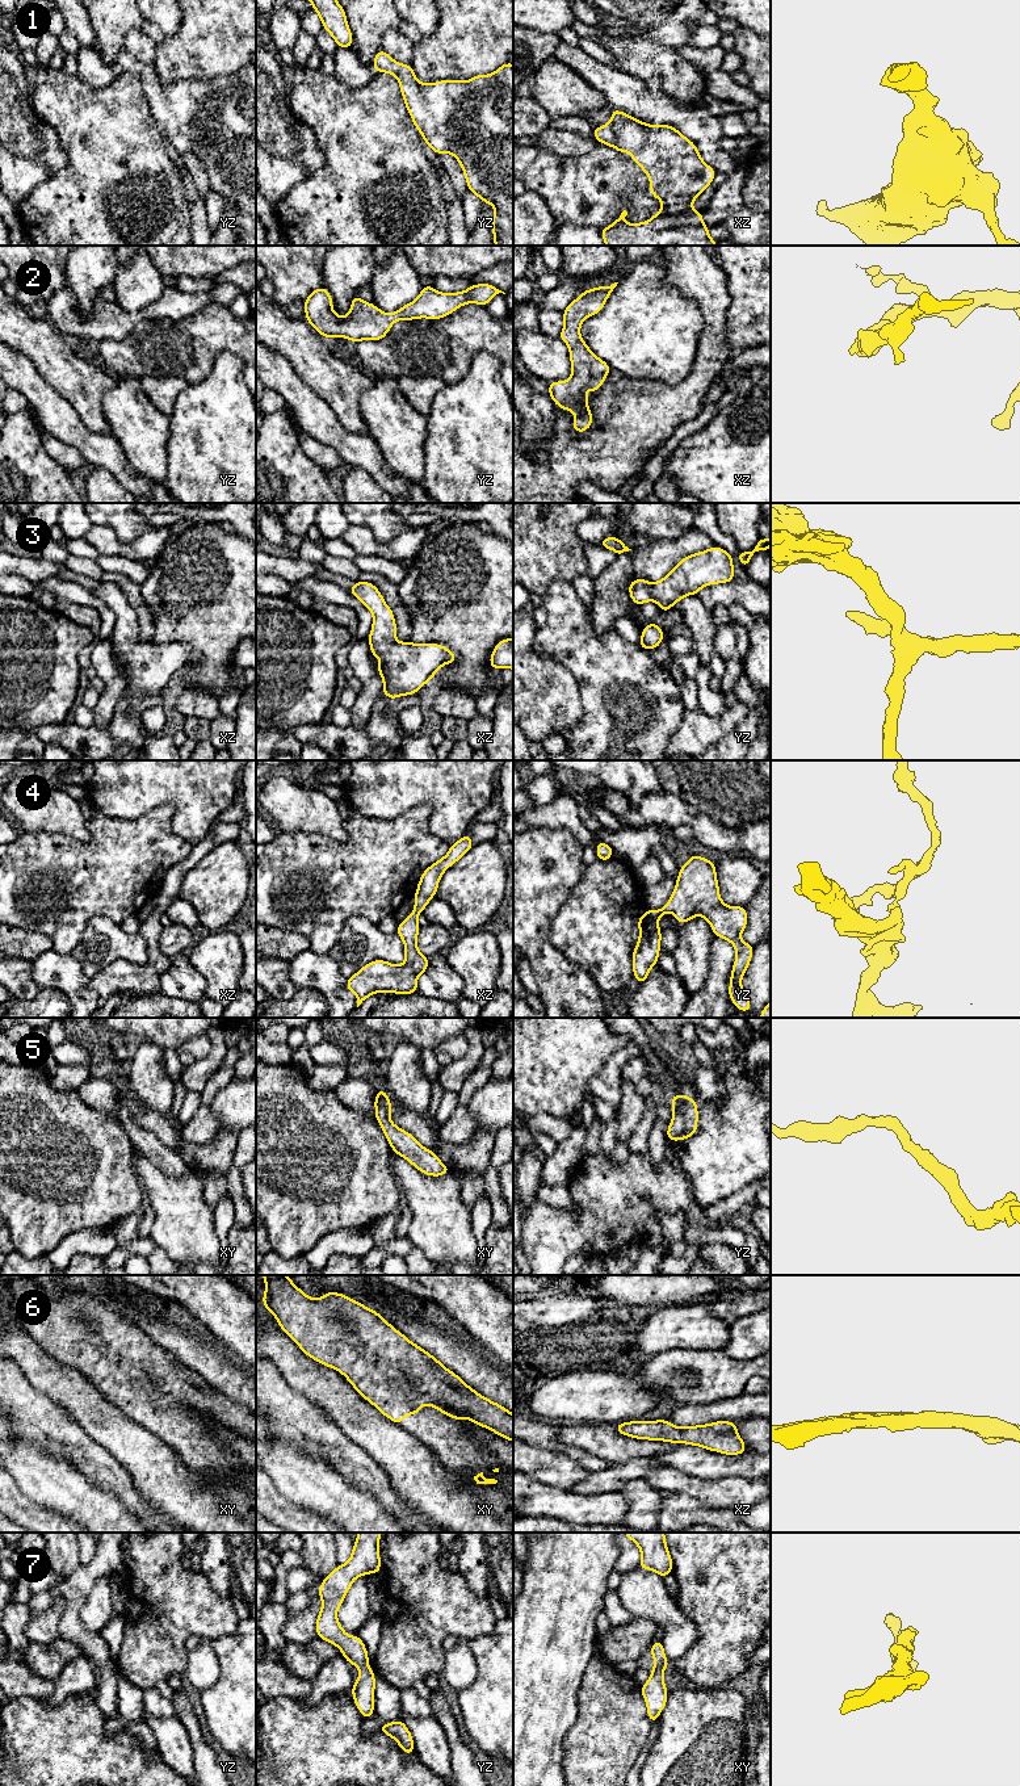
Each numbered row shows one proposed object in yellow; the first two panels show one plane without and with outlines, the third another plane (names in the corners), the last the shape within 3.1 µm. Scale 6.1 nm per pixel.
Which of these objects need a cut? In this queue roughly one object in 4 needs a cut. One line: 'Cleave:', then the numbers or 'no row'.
Cleave: no row

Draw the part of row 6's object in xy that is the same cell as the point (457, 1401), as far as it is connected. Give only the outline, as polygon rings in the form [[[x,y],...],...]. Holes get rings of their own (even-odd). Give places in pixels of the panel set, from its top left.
[[[261,1275],[265,1280],[263,1305],[270,1311],[280,1328],[311,1359],[337,1370],[353,1388],[385,1417],[402,1425],[404,1417],[417,1414],[423,1405],[431,1405],[450,1418],[458,1421],[467,1418],[504,1439],[513,1442],[513,1414],[498,1403],[483,1397],[469,1387],[458,1375],[441,1364],[427,1350],[415,1345],[403,1333],[396,1330],[374,1309],[348,1297],[340,1292],[326,1292],[322,1297],[308,1297],[286,1275]]]

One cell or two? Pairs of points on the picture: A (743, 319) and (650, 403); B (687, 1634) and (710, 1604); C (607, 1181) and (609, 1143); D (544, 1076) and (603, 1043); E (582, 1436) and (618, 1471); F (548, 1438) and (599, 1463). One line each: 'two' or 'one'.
A: two
B: two
C: two
D: one
E: two
F: one

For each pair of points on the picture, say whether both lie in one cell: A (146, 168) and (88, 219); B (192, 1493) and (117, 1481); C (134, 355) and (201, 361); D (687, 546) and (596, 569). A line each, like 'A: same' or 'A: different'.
A: same
B: different
C: same
D: different

